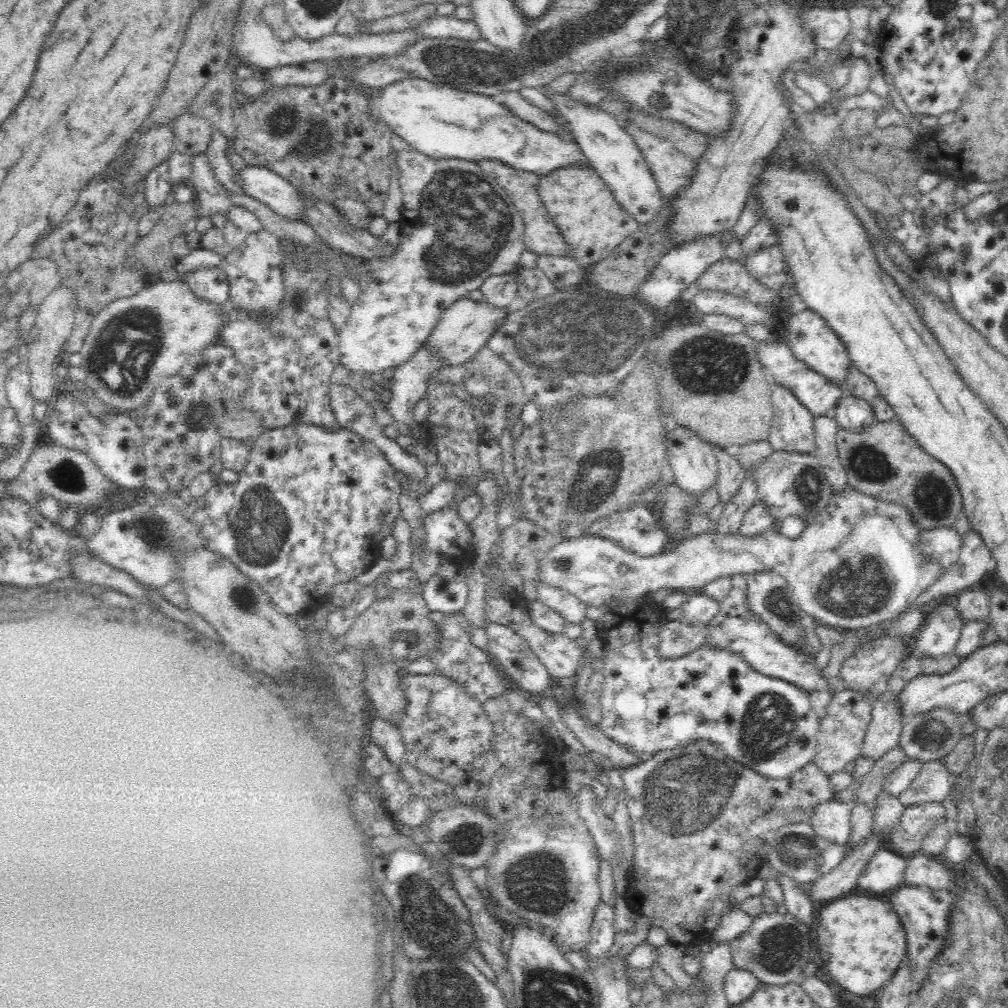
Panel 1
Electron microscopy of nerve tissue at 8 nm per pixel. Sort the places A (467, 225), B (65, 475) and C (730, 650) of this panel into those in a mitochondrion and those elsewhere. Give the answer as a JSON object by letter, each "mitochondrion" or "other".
{"A":"mitochondrion","B":"mitochondrion","C":"other"}

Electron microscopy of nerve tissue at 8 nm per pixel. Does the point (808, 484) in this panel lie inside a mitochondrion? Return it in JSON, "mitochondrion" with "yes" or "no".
{"mitochondrion":"yes"}

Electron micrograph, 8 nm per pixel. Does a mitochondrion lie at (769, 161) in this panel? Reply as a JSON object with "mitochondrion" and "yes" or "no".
{"mitochondrion":"no"}

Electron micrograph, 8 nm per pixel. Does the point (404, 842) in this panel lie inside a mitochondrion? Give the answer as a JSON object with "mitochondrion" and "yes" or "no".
{"mitochondrion":"no"}

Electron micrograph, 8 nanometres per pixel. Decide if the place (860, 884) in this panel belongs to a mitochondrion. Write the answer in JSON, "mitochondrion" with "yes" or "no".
{"mitochondrion":"no"}

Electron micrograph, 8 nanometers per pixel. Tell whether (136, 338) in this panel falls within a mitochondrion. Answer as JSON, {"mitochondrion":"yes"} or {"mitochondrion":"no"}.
{"mitochondrion":"yes"}

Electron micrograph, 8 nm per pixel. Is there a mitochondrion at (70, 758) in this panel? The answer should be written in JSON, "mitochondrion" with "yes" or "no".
{"mitochondrion":"yes"}

